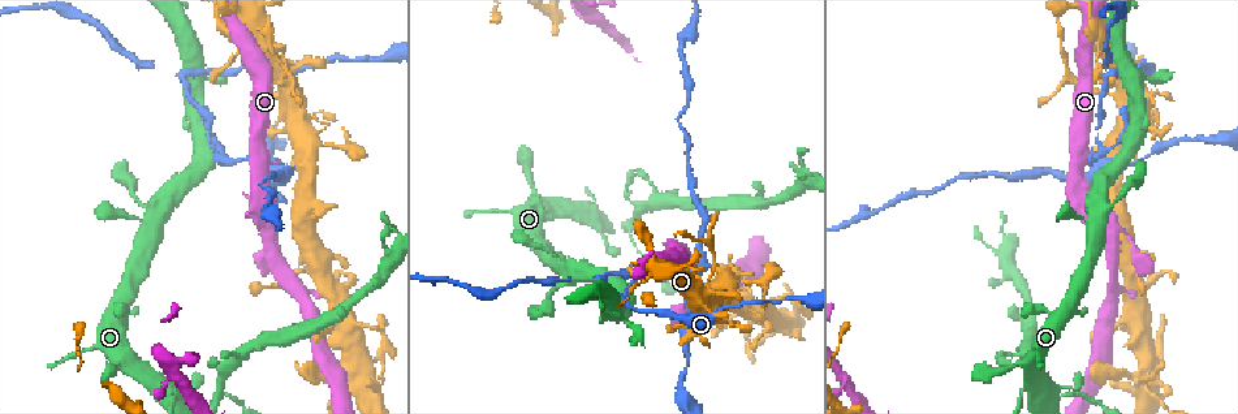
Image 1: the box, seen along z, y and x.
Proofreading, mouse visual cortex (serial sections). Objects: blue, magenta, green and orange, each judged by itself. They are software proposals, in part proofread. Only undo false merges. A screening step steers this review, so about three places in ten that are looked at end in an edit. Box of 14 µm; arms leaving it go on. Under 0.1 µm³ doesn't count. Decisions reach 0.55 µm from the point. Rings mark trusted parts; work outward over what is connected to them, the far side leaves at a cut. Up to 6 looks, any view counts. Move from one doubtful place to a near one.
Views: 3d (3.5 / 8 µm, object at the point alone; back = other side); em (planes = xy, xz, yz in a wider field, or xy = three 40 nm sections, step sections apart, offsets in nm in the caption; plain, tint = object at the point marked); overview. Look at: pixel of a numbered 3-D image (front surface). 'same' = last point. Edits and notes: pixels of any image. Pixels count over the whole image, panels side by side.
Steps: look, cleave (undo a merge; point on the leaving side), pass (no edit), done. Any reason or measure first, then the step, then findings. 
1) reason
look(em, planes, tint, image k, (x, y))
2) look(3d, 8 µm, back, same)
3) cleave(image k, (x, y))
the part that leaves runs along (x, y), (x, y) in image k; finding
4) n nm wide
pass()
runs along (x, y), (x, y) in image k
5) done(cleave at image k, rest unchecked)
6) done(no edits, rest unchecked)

look(3d, 8 µm, image 1, (594, 197))

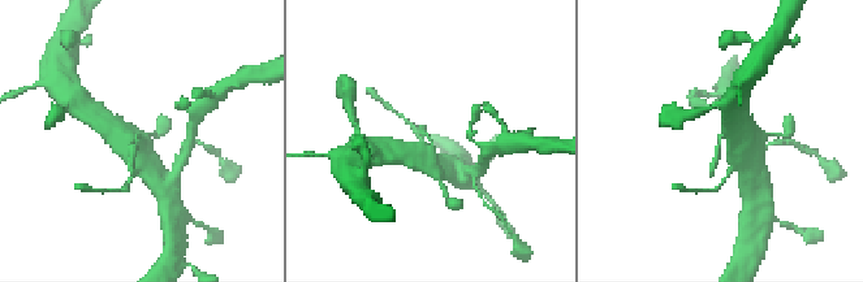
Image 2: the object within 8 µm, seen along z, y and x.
look(3d, 3.5 µm, image 2, (429, 141))

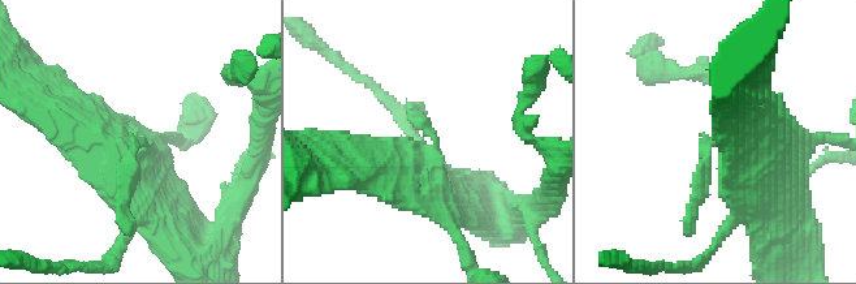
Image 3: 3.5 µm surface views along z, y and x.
arms of 150, 500 nm
look(em, xy, step 1, tint, image 3, (437, 140))

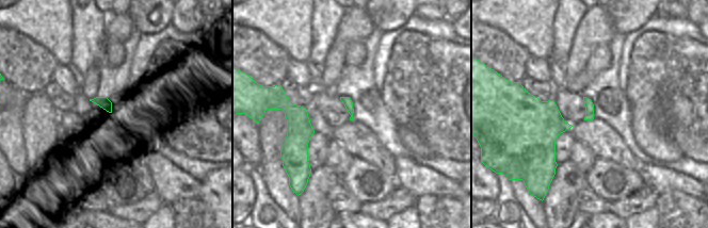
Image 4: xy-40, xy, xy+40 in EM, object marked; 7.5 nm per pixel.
pass()
runs along (744, 129), (757, 154), (714, 142), (691, 210) in image 3; continuous, no second cell

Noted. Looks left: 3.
abrupt turn
look(3d, 8 µm, image 1, (1111, 74))

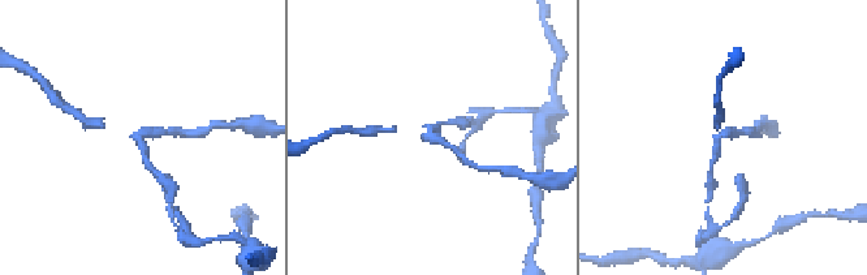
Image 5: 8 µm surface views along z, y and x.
arms of 200, 200 nm; shape alone is not enough
look(em, xy, step 2, tint, image 5, (431, 132))

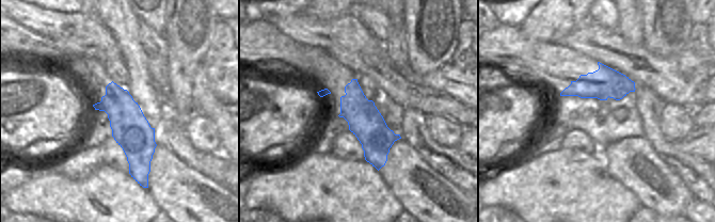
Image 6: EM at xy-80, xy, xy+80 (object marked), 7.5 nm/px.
cleave(image 5, (149, 166))
the part that leaves runs along (141, 144), (149, 166), (173, 188) in image 5; a second cell is stuck on

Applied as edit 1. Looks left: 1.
done(cleave at image 5, rest unchecked)

